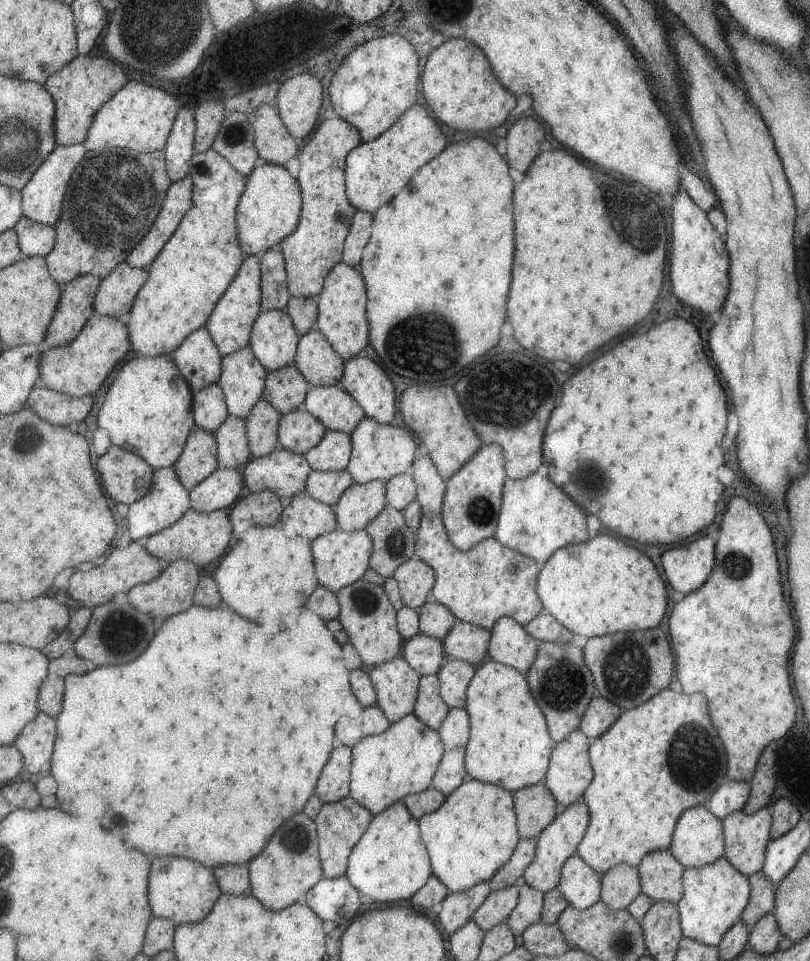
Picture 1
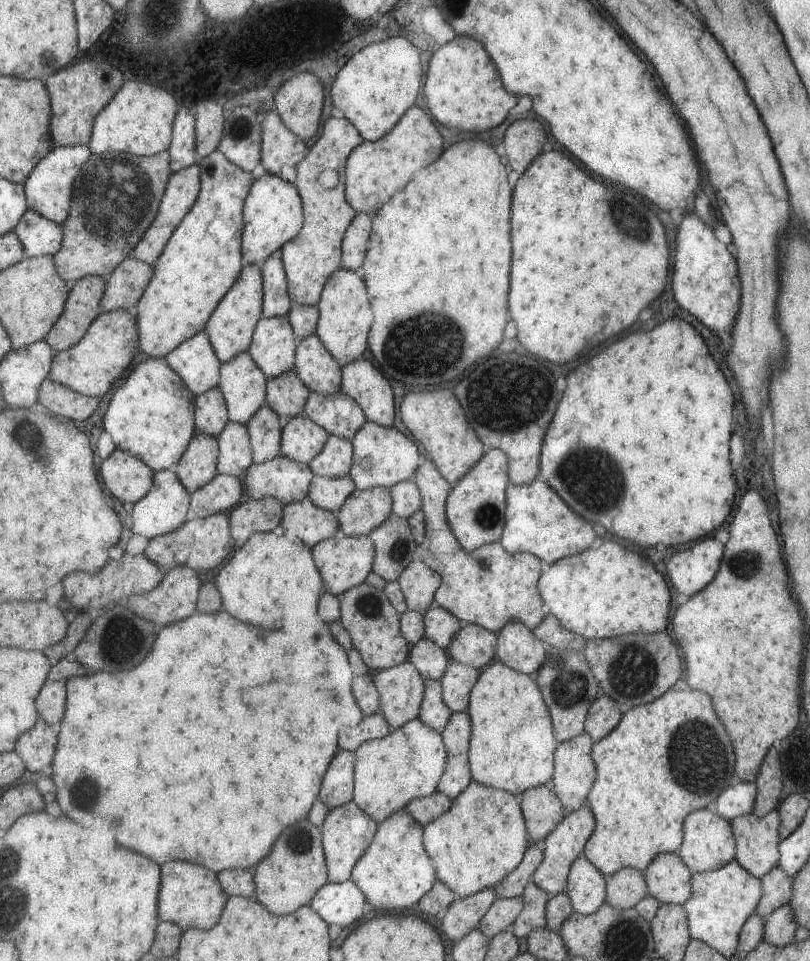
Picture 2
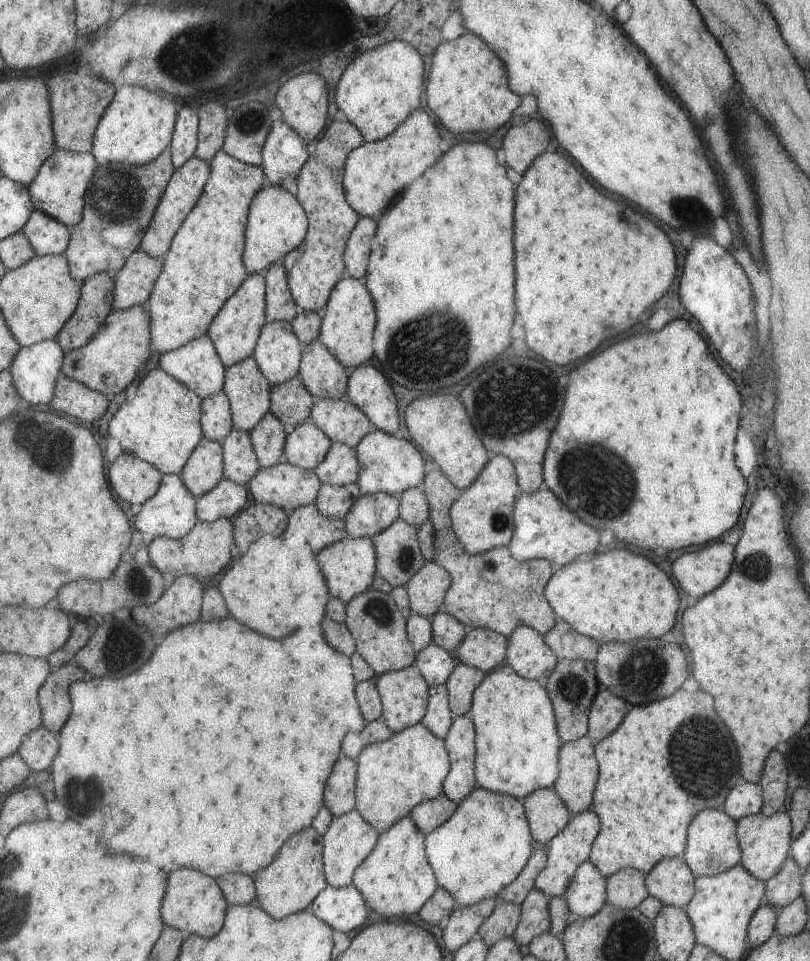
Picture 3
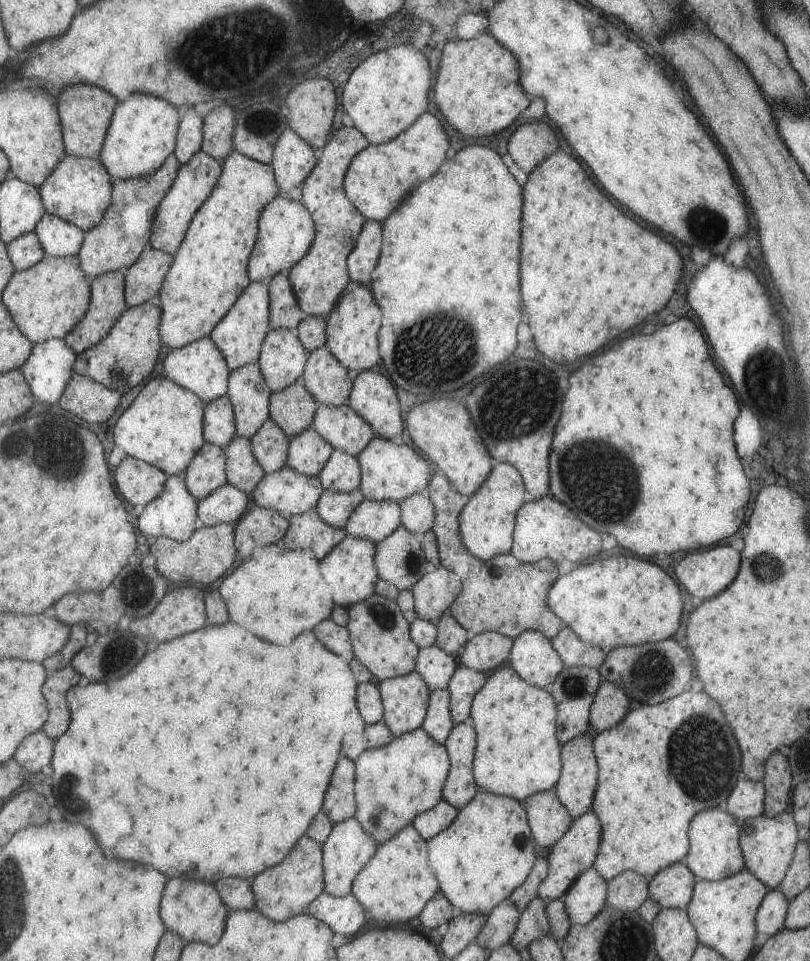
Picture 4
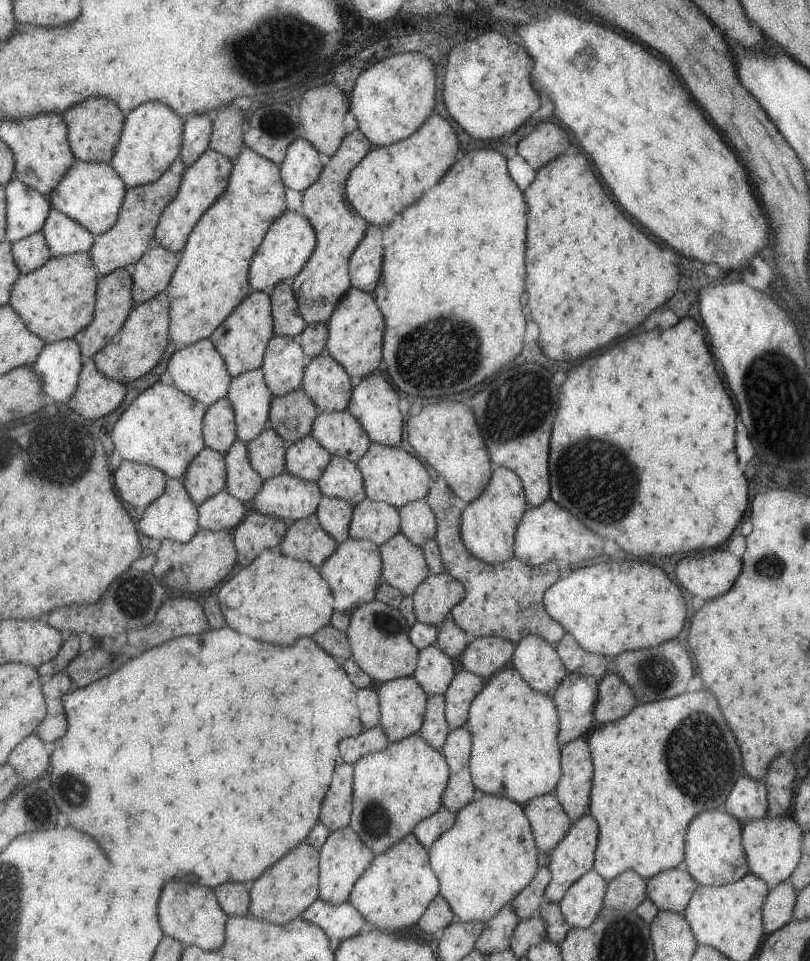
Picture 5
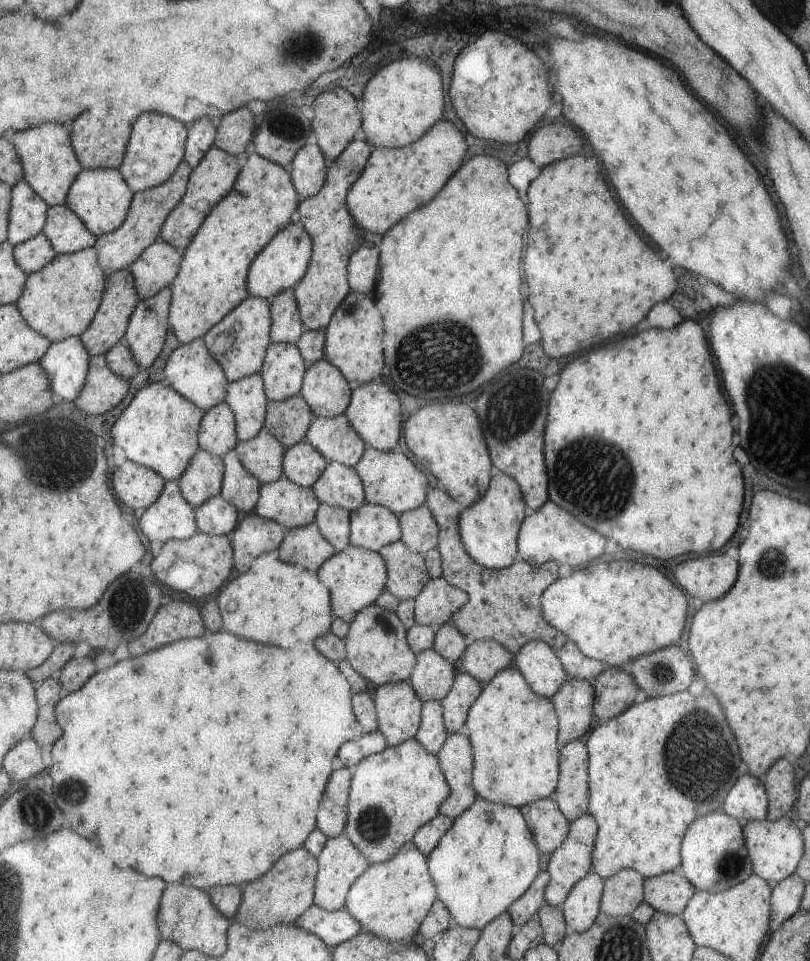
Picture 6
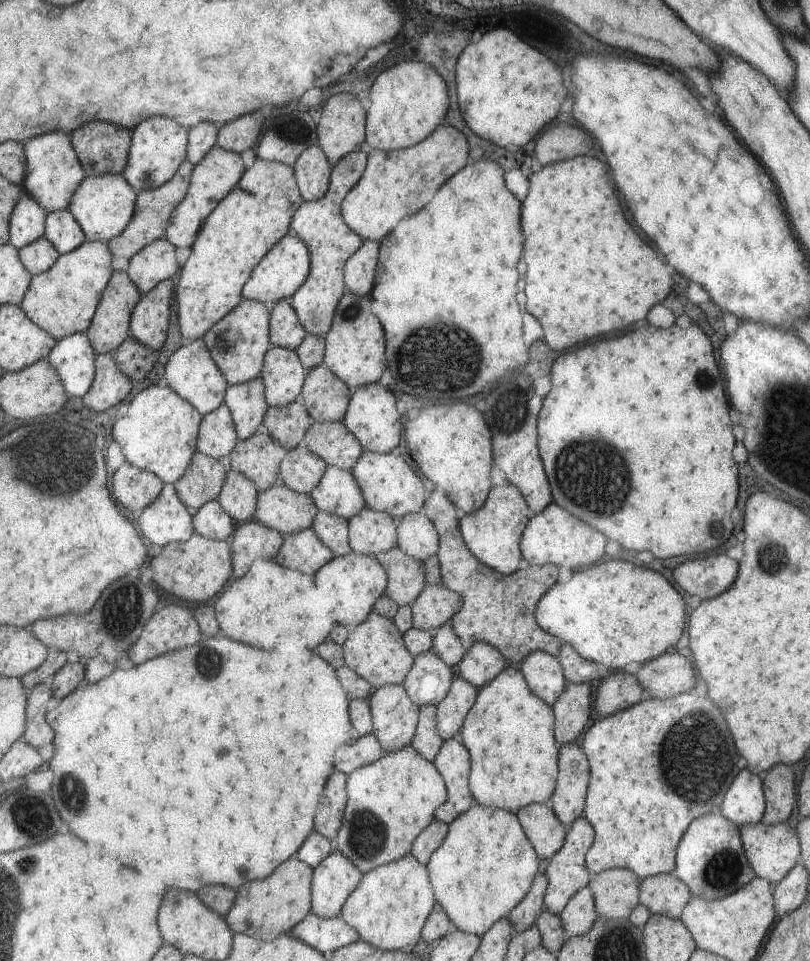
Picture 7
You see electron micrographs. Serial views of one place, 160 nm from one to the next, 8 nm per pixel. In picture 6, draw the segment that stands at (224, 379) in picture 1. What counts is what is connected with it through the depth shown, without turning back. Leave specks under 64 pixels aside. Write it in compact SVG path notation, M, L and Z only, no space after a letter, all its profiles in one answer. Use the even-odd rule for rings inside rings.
M260 373L228 383L224 402L233 411L238 441L253 438L264 426L267 399Z

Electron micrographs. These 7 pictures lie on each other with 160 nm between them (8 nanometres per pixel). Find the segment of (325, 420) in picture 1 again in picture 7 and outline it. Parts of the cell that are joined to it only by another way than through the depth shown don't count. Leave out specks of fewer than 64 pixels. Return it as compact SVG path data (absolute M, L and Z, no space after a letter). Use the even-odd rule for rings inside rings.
M342 421L314 422L305 431L301 445L321 458L327 467L346 471L353 468L363 451Z

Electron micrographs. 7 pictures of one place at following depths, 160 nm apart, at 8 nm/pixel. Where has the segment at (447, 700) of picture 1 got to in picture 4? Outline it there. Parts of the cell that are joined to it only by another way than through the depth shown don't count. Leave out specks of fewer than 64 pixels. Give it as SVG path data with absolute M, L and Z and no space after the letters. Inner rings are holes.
M460 665L454 670L446 689L453 724L467 723L473 695L485 684L487 674Z

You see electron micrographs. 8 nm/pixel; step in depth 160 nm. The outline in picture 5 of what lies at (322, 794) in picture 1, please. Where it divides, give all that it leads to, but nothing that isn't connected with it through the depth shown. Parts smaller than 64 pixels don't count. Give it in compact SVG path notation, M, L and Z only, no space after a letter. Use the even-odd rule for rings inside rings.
M339 764L320 806L318 821L328 830L341 830L350 821L352 809L352 770L350 764Z

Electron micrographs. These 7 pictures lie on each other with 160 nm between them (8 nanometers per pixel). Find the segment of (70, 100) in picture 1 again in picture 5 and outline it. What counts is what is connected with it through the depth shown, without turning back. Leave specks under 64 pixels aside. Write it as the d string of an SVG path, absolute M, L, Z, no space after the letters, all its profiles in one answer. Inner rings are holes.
M89 98L69 108L63 113L62 119L67 127L68 145L75 159L84 163L108 164L113 158L124 121L124 115L114 102L105 98Z

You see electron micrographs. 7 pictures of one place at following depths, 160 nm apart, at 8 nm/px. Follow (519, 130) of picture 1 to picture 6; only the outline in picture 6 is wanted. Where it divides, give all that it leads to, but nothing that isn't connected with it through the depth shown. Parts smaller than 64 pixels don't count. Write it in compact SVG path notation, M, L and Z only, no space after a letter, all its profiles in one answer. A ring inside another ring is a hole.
M553 121L535 128L529 135L528 158L539 168L575 156L583 148L581 134L569 124Z

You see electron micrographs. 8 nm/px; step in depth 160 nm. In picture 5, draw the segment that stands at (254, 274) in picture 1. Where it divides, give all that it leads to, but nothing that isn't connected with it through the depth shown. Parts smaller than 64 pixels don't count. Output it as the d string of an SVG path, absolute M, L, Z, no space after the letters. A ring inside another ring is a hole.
M251 290L233 309L233 312L209 335L208 339L221 355L231 377L262 365L265 347L269 339L273 337L272 324L269 292Z

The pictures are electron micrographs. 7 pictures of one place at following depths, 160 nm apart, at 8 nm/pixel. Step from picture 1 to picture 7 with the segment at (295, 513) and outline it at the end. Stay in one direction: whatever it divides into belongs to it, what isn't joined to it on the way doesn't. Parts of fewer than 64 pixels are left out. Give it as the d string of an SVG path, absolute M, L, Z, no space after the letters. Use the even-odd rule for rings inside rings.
M309 527L284 536L273 561L283 568L298 570L304 575L313 575L333 557L333 553Z

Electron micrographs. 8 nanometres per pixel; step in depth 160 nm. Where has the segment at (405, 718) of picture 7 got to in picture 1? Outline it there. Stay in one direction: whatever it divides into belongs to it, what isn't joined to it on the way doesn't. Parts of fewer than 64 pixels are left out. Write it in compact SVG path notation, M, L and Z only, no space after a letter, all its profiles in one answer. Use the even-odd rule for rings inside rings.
M402 656L370 667L367 671L376 694L376 705L390 723L412 712L420 676Z

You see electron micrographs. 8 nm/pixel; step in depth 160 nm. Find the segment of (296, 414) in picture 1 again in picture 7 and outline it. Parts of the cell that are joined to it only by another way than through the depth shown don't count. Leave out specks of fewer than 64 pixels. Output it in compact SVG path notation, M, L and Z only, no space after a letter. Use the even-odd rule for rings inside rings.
M299 445L286 451L279 465L279 481L296 493L309 495L326 468L321 458Z

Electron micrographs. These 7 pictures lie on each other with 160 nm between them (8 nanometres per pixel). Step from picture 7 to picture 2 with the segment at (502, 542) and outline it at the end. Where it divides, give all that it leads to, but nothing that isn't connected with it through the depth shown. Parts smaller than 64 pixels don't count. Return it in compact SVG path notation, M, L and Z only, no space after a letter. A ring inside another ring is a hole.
M491 449L475 462L473 468L451 485L445 500L445 516L451 533L465 552L472 552L485 544L499 543L503 531L504 491L507 482L505 452Z

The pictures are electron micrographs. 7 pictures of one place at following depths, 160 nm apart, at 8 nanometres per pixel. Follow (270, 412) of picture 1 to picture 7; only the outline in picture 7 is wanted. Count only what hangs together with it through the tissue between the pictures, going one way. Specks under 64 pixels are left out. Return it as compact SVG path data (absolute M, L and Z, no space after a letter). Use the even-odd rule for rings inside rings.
M260 430L245 440L238 440L226 454L224 463L262 491L280 482L279 465L285 453L277 441Z

